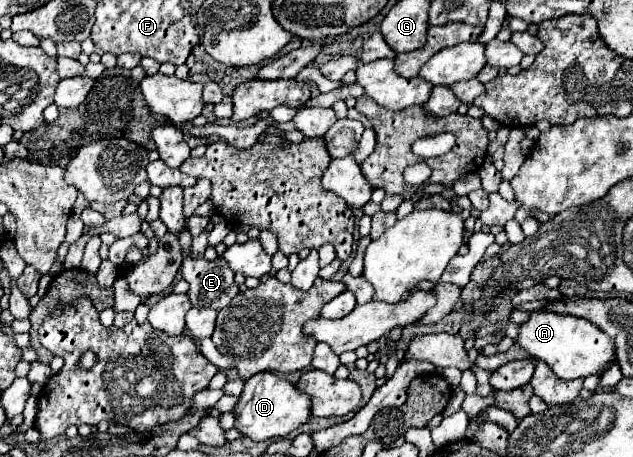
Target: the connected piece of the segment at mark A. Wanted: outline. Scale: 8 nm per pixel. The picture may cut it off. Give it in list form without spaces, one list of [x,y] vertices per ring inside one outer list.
[[[533,311],[529,319],[519,327],[515,343],[527,351],[533,361],[545,361],[553,373],[565,381],[595,375],[601,369],[607,369],[611,357],[615,355],[613,341],[591,321],[549,311]]]

